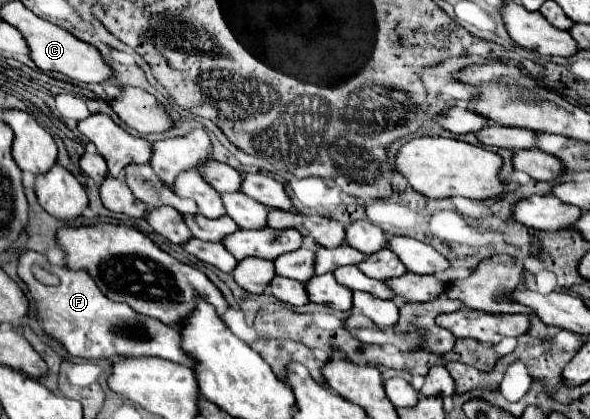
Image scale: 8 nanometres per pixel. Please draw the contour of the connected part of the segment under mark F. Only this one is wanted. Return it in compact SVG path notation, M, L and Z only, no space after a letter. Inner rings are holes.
M25 251L19 257L19 277L29 285L29 291L37 303L39 319L43 329L61 341L61 345L75 357L85 359L115 359L115 357L161 357L187 367L195 367L195 357L187 355L181 347L181 331L167 327L165 323L139 315L127 303L117 303L107 299L97 283L85 271L71 271L53 267L45 255L35 251ZM33 267L43 267L59 277L59 285L43 285L35 279Z

